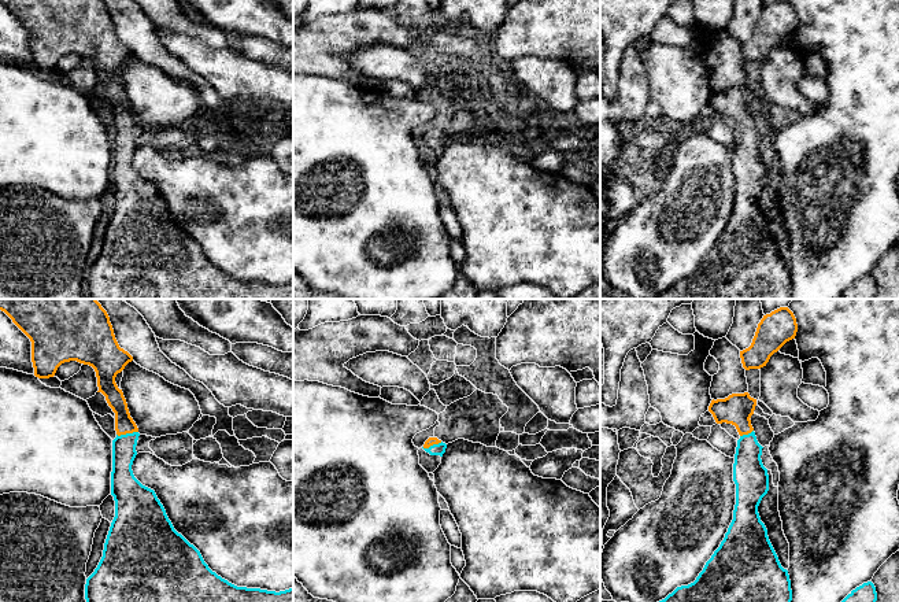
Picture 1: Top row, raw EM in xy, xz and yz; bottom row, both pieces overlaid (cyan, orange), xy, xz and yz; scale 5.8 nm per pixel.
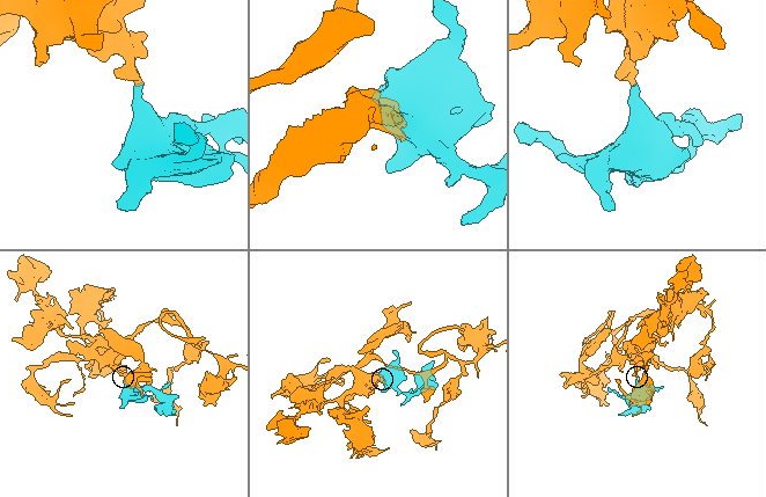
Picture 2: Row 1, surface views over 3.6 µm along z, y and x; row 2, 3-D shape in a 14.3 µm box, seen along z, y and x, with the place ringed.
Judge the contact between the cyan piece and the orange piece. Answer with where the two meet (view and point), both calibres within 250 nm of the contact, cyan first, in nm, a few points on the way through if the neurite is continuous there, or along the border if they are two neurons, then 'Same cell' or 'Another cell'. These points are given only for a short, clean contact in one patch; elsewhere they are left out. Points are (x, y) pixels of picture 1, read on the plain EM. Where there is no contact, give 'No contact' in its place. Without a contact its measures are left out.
Touches cyan at xy (126, 126). Thickness 140 nm (cyan) against 110 nm. Path across: xy (124, 140), (126, 126), (124, 115). Same cell

